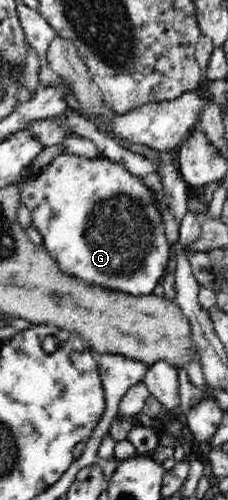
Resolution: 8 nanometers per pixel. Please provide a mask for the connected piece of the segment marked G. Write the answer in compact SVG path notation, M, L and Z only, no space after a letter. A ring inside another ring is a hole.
M62 154L40 173L22 176L18 182L21 203L31 213L31 225L42 235L43 247L64 275L133 297L151 295L154 287L161 284L166 269L172 264L172 245L166 237L160 202L154 190L130 174L122 163L112 162L105 156L88 159Z

